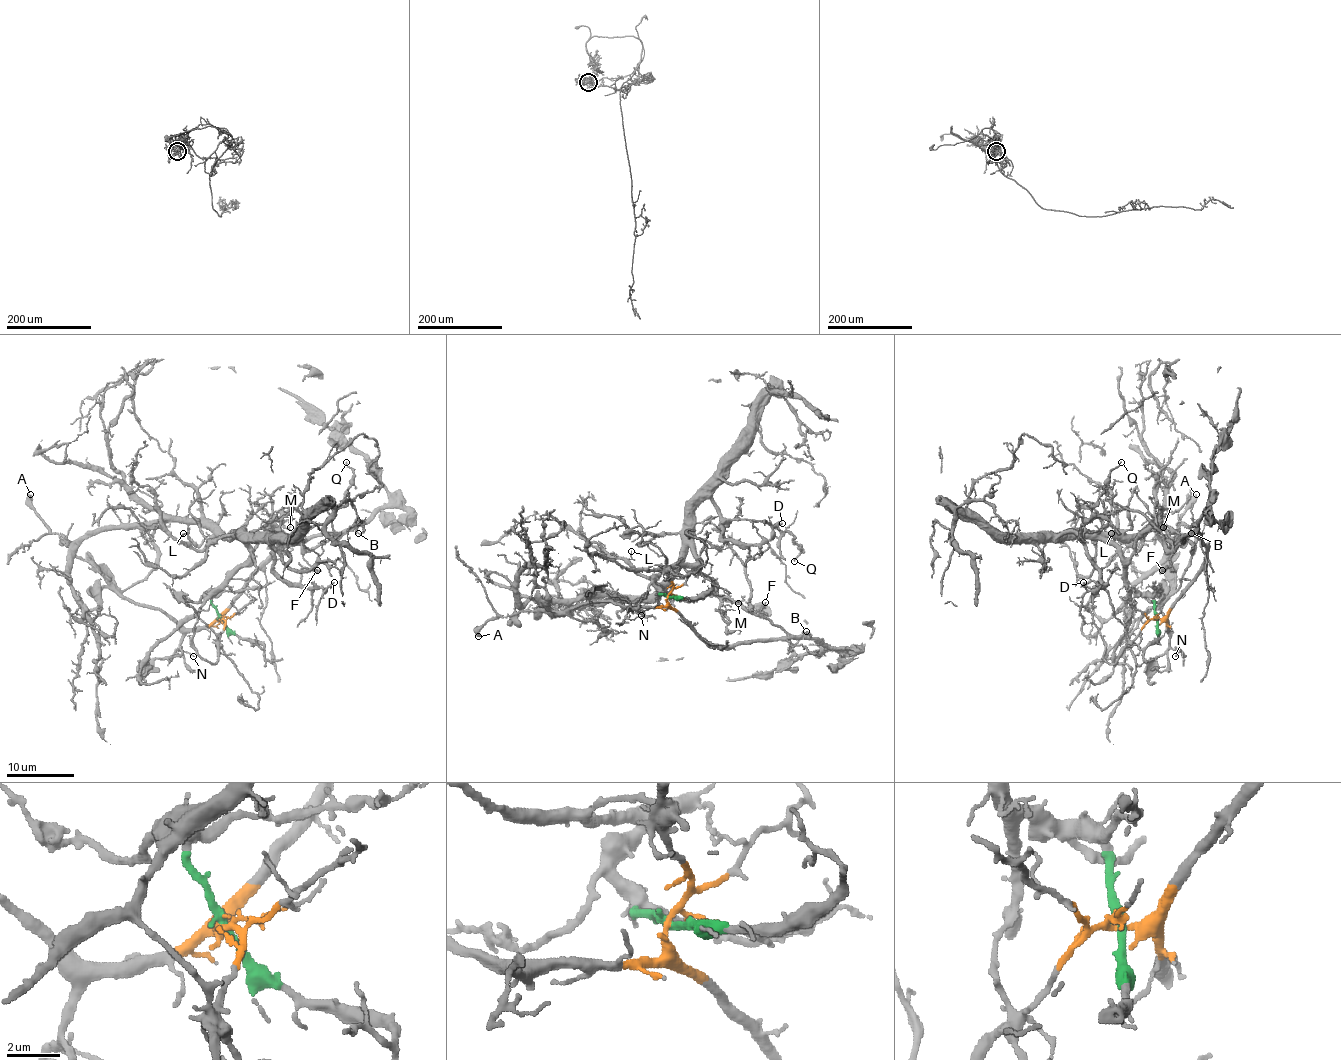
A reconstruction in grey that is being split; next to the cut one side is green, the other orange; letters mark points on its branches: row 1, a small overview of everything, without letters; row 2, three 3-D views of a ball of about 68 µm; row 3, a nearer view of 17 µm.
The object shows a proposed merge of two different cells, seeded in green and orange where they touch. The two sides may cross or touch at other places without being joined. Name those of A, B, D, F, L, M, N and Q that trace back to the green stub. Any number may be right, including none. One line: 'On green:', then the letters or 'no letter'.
On green: D, L, M, Q

